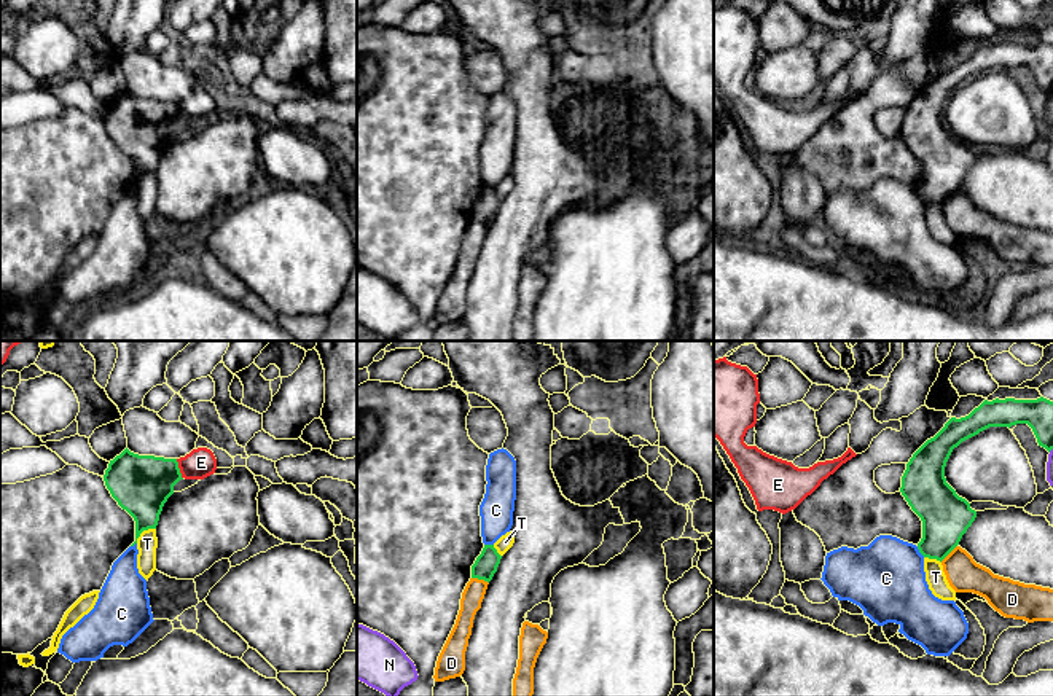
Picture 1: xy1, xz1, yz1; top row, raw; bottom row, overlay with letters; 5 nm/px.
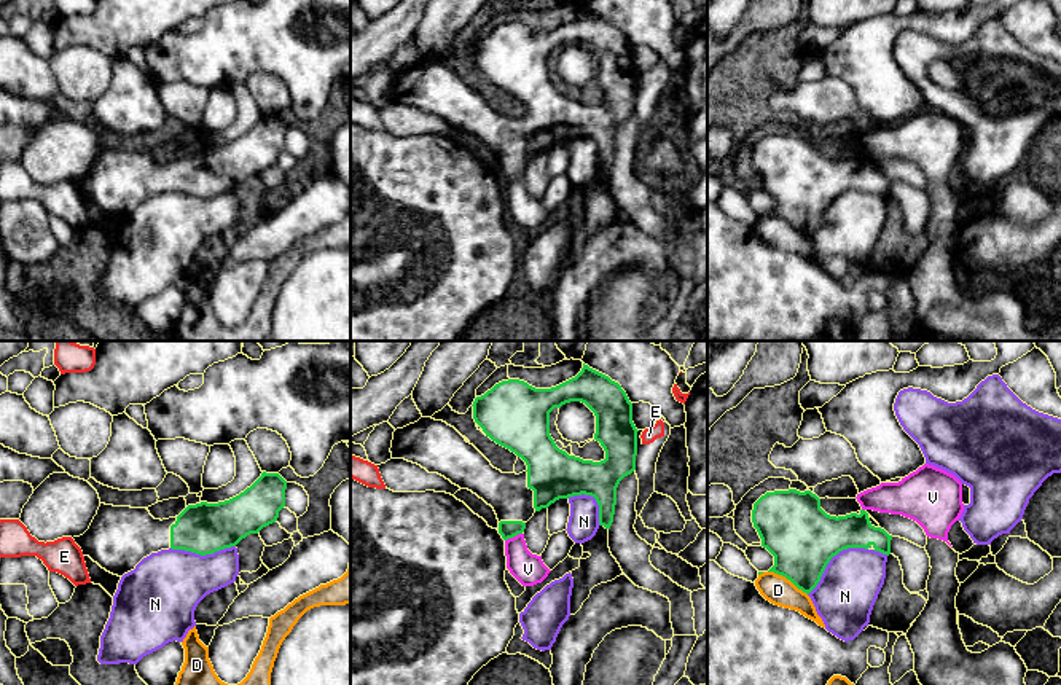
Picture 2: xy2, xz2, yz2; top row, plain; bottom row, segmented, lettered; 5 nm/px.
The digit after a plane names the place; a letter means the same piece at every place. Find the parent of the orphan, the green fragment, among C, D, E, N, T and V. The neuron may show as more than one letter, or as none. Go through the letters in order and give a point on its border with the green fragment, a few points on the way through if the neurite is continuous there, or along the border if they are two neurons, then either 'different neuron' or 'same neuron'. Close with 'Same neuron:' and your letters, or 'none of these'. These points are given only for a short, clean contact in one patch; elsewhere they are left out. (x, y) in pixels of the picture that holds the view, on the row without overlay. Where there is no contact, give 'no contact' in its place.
C: meets green in yz1 at (919, 195); border along yz1 (916, 190), (924, 199); different neuron
D: meets green in yz2 at (787, 222); different neuron
E: meets green in xy1 at (179, 112); different neuron
N: meets green in yz2 at (830, 201); different neuron
T: meets green in xy1 at (144, 172); border along xy1 (155, 171), (145, 172), (136, 185); different neuron
V: meets green in xz2 at (513, 179); different neuron
Same neuron: none of these

